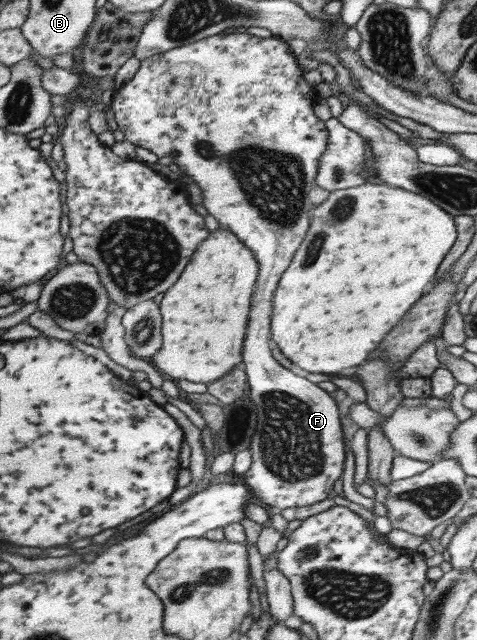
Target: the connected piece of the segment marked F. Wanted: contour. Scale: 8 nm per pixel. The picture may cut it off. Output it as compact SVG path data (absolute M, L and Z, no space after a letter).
M218 33L214 36L197 40L192 44L185 44L181 47L170 49L169 51L154 55L150 58L145 58L132 80L124 84L121 88L116 90L116 93L111 100L111 109L114 112L117 125L124 134L125 140L130 141L135 146L142 146L147 148L150 152L154 152L156 156L170 156L173 158L173 163L182 168L182 172L188 174L193 182L198 184L203 194L204 208L212 215L220 225L228 228L229 232L235 236L246 246L256 260L258 260L259 275L258 286L255 286L254 302L252 304L252 312L250 312L250 324L248 324L248 338L244 342L243 362L245 373L247 374L248 388L250 388L251 401L255 406L256 427L253 430L252 436L247 440L248 448L252 455L252 464L250 468L241 476L242 481L252 491L252 495L256 500L260 500L262 504L268 506L276 506L276 508L292 508L300 506L310 506L318 502L323 502L329 499L330 493L333 492L333 486L336 480L342 477L343 464L345 460L345 445L343 439L341 419L341 406L334 400L333 394L324 391L316 383L308 381L306 377L294 374L290 369L283 368L272 357L270 350L271 326L270 320L272 316L272 292L276 290L276 282L280 280L282 272L288 268L296 248L300 246L300 242L304 240L304 232L310 228L310 210L314 208L312 202L308 202L308 194L312 188L313 182L317 175L320 155L326 150L328 131L325 127L325 122L318 119L314 115L314 105L318 101L317 88L312 86L306 79L304 79L304 70L300 68L297 61L297 56L285 45L285 41L274 36L269 38L260 38L249 33Z

